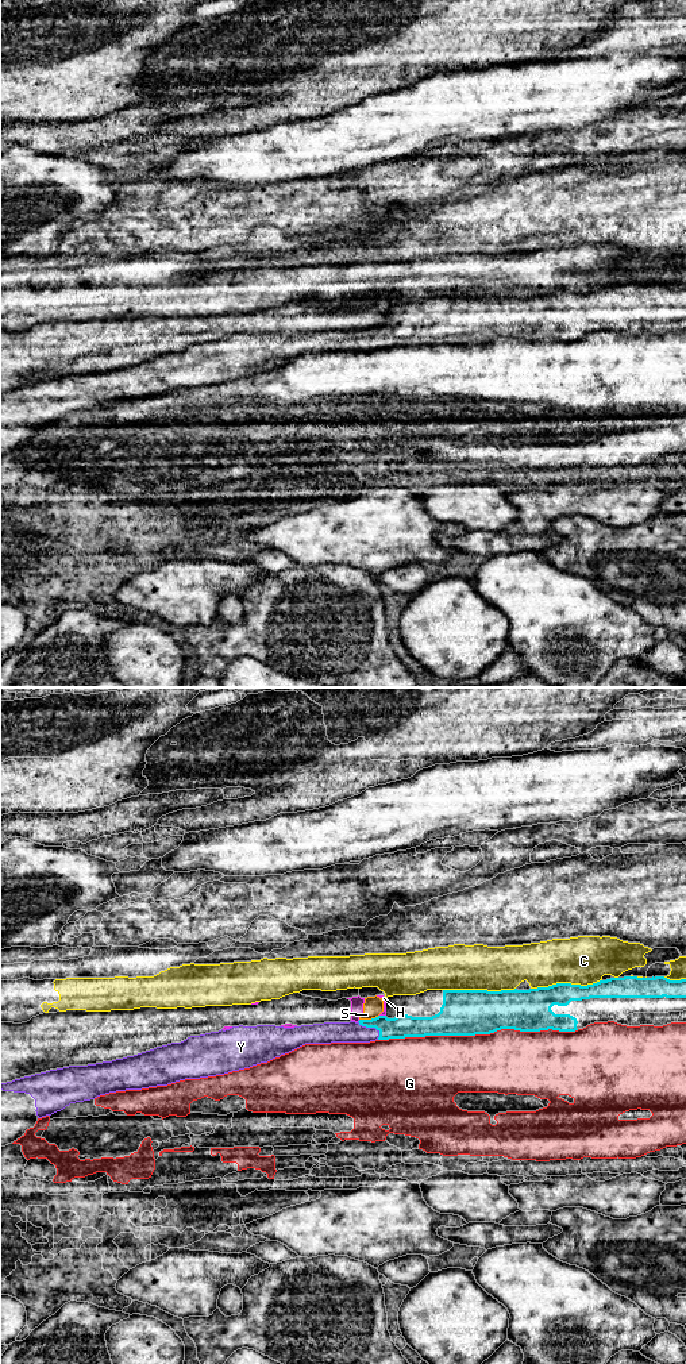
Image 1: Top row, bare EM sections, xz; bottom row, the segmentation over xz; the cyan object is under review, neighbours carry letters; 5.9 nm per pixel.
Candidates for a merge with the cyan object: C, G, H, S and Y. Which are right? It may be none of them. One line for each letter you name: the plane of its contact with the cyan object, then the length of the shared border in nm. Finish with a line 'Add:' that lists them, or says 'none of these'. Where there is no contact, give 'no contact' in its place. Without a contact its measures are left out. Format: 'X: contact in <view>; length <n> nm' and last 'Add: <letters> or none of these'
Y: contact in xz; length 170 nm
Add: Y

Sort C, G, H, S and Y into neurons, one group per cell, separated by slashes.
C / G / H S / Y

